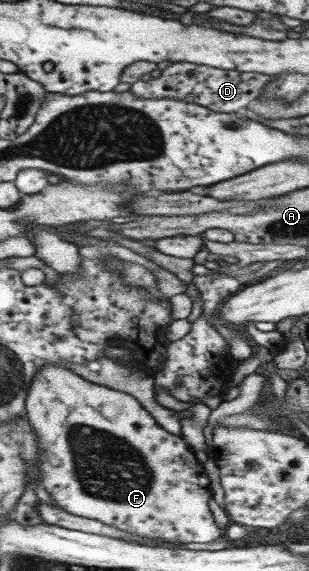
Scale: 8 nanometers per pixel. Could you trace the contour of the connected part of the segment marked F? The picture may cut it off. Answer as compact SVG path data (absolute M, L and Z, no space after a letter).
M45 365L31 381L27 419L39 441L37 465L39 473L43 471L43 487L65 511L81 518L99 520L132 536L177 544L209 543L221 536L221 528L216 525L208 505L212 489L203 464L195 458L188 443L181 436L163 429L134 395L89 383L67 367Z

